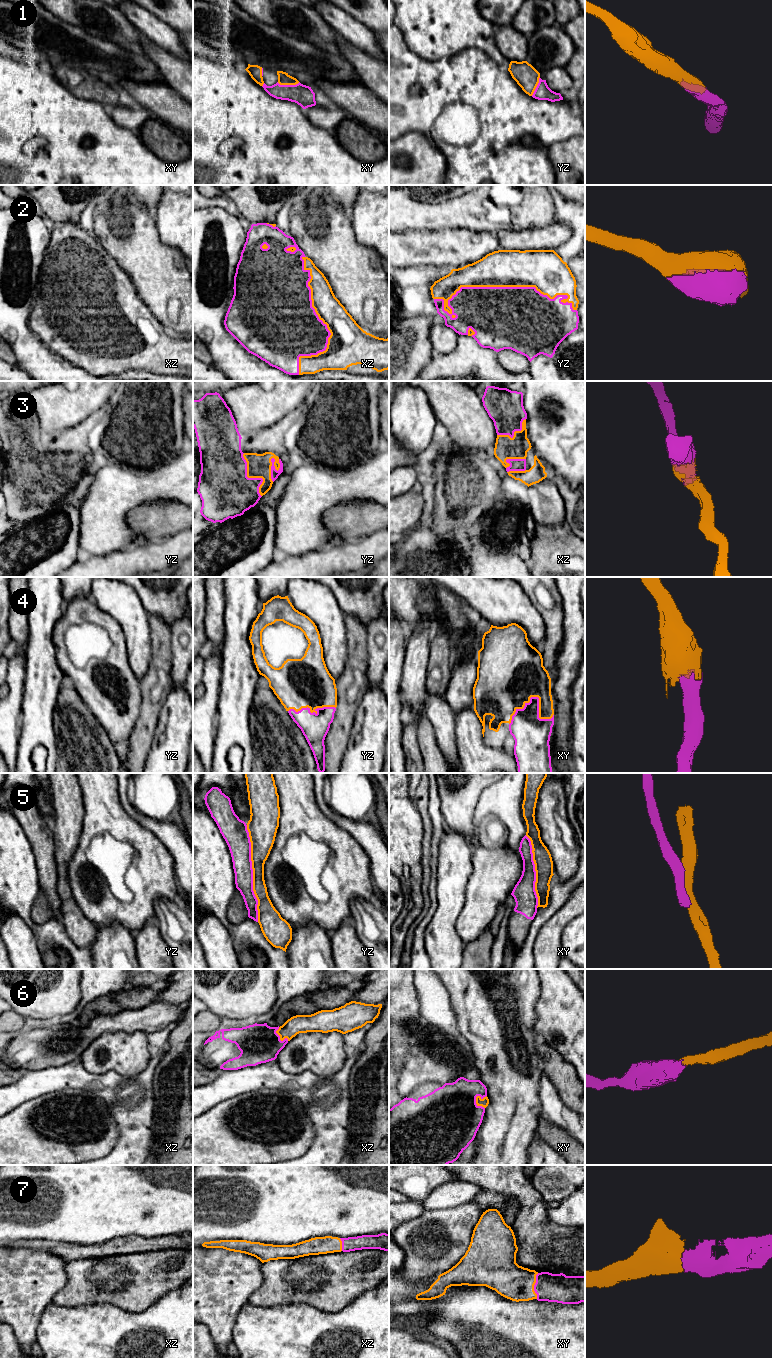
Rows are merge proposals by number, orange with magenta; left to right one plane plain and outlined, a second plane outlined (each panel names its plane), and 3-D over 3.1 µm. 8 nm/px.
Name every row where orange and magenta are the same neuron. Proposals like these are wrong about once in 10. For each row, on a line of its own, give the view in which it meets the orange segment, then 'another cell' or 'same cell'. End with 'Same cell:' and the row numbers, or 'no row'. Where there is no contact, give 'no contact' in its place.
1: xy | same cell
2: yz | same cell
3: yz | same cell
4: xy | same cell
5: yz | another cell
6: xy | same cell
7: xy | same cell
Same cell: 1, 2, 3, 4, 6, 7

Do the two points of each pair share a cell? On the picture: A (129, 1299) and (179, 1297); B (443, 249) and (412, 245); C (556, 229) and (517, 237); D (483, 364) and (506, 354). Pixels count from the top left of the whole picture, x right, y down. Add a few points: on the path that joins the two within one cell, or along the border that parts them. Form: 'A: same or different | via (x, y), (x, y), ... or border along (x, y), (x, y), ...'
A: different | border along (180, 1285), (169, 1290), (140, 1311)
B: same | via (435, 248), (420, 247)
C: same | via (546, 237), (527, 237)
D: different | border along (496, 352), (498, 362), (507, 370)

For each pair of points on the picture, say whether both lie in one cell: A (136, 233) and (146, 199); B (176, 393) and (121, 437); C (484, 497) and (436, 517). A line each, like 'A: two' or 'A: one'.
A: two
B: one
C: one

